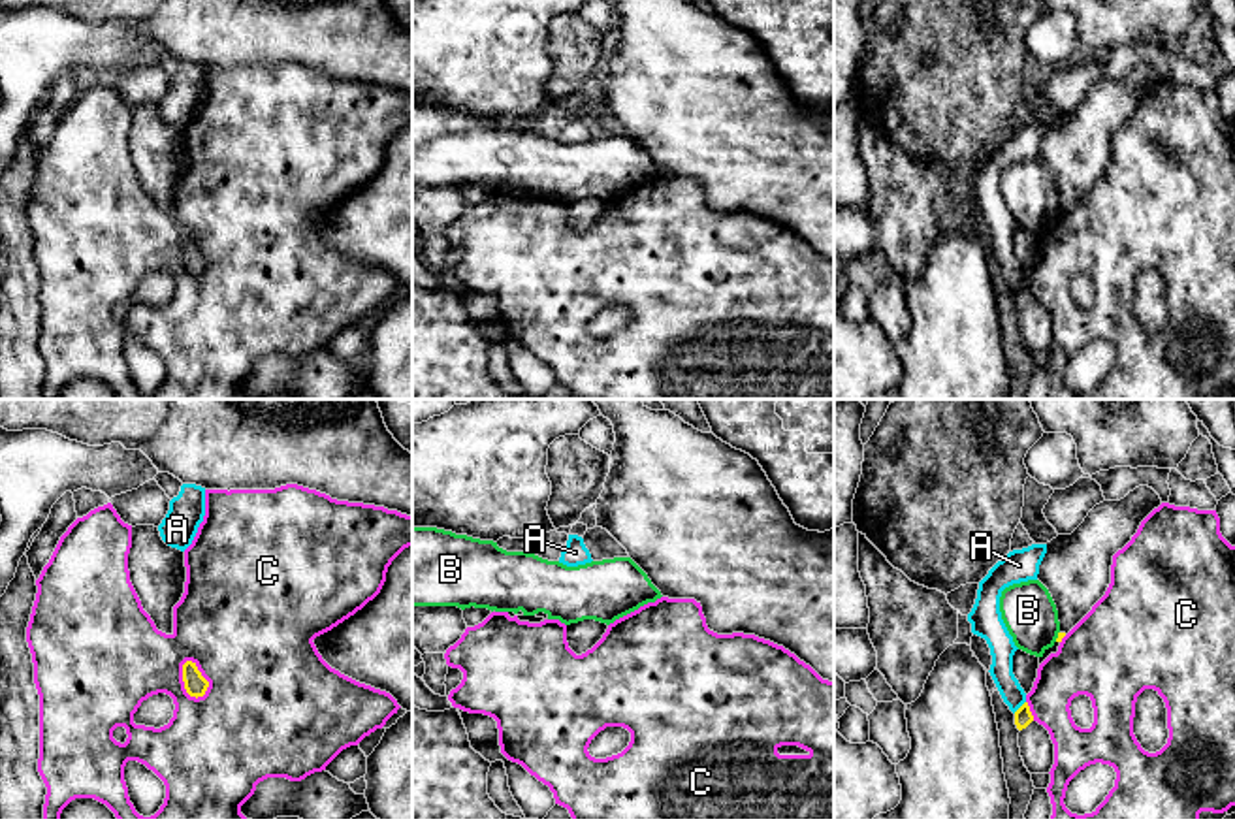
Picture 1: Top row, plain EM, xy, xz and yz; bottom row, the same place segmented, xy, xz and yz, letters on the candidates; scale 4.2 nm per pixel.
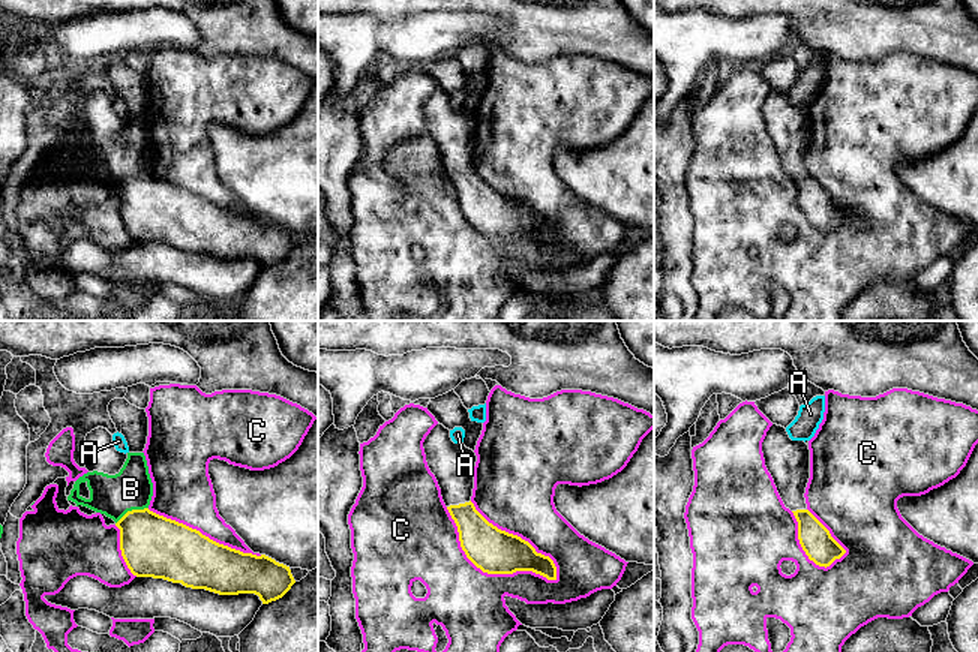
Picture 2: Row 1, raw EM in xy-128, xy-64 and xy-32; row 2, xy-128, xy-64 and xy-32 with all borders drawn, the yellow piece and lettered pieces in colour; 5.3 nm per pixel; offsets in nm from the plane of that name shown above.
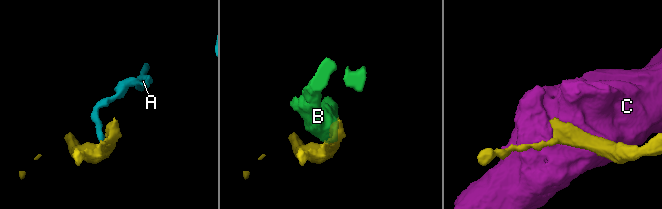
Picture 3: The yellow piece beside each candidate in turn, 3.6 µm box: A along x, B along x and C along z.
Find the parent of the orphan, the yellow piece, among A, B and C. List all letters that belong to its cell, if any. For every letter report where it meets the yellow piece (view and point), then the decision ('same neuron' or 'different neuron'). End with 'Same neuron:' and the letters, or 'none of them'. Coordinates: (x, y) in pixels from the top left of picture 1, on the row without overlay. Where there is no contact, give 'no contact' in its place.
A: contact yz (1021, 285); different neuron
B: contact yz (1058, 215); different neuron
C: contact xy (183, 258); different neuron
Same neuron: none of them

